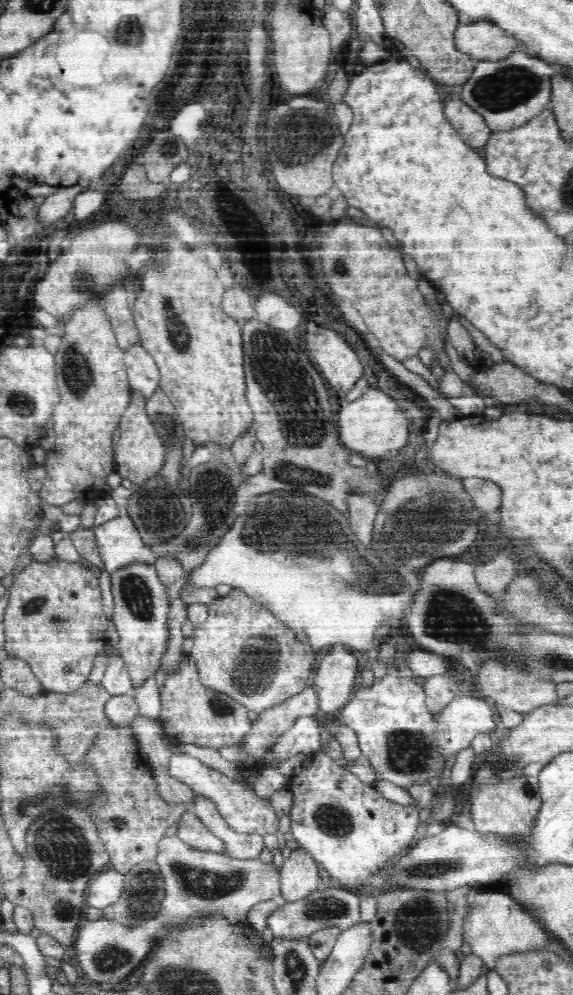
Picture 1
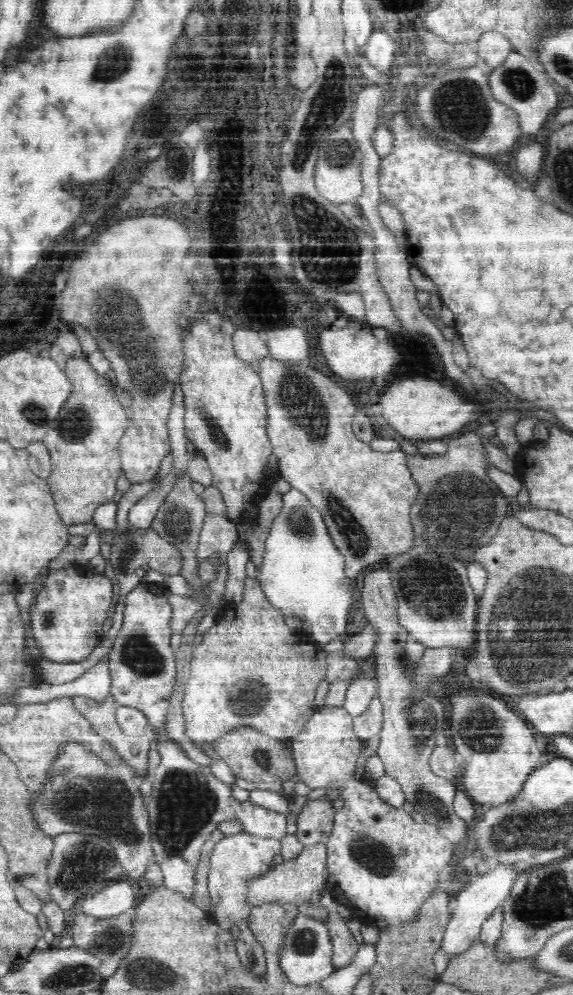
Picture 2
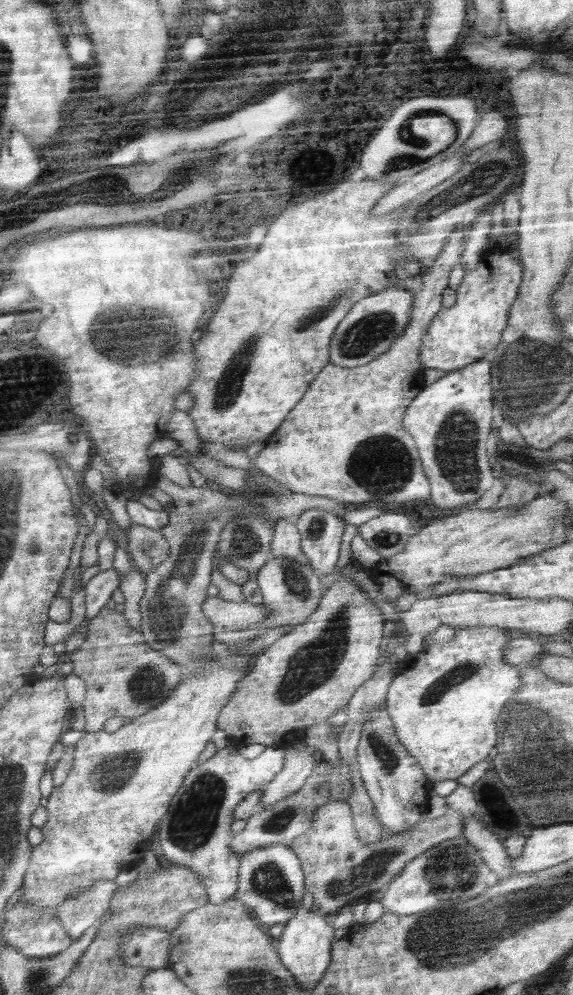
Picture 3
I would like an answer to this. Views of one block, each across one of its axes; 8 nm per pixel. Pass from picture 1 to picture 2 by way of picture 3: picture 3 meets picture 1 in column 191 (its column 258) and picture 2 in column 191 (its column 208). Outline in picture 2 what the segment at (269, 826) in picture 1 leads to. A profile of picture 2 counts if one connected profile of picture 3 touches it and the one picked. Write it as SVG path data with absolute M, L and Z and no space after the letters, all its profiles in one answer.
M166 739L156 749L162 761L152 772L153 789L150 798L144 800L143 804L148 811L154 862L163 874L162 886L190 899L202 846L206 844L210 834L232 816L242 820L245 831L250 834L278 840L287 835L284 814L254 806L250 801L239 803L232 797L230 785L216 779L208 767L202 768L185 758L176 743Z

